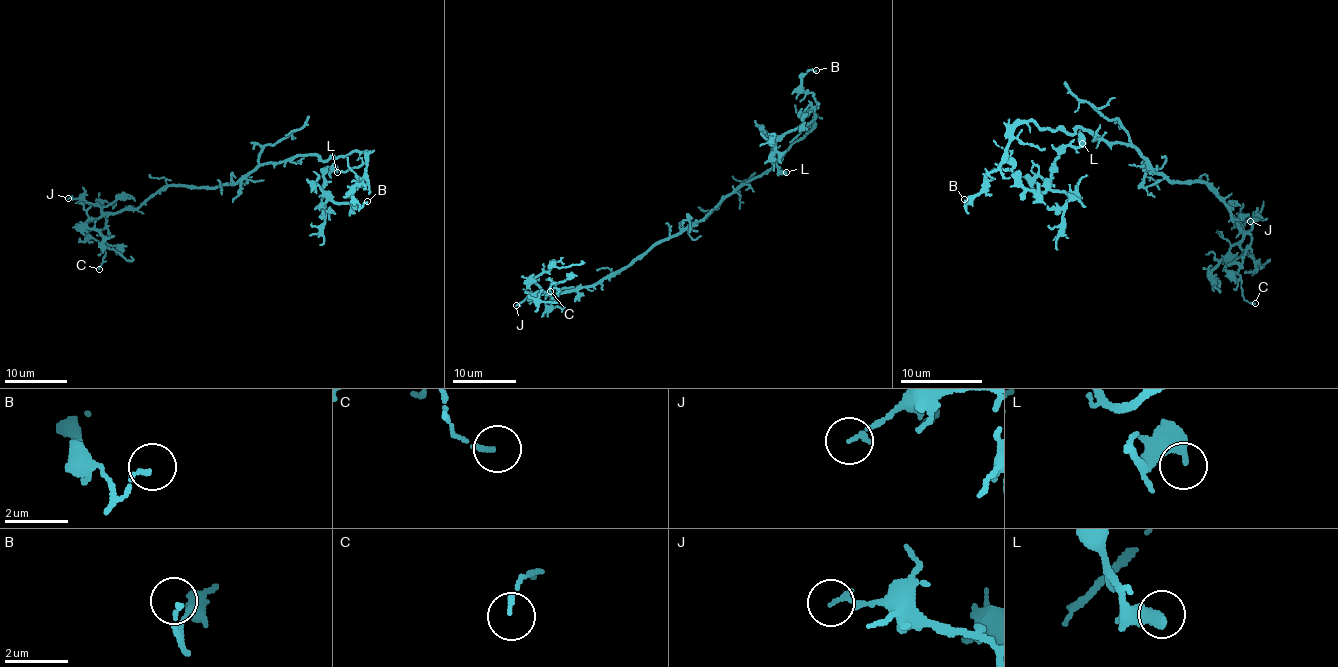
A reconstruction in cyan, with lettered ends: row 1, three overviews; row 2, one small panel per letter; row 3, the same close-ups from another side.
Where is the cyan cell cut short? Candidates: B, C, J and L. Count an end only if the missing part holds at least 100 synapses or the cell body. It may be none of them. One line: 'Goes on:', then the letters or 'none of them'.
Goes on: none of them

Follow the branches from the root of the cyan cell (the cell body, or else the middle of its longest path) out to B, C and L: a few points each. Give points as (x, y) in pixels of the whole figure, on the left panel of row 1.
B: (259, 165), (361, 151), (368, 182), (354, 187), (353, 200), (361, 207), (367, 201)
C: (259, 165), (235, 182), (200, 188), (162, 186), (135, 209), (105, 214), (108, 236), (99, 269)
L: (259, 165), (364, 154), (352, 202), (337, 203), (323, 189), (323, 172), (337, 172)

